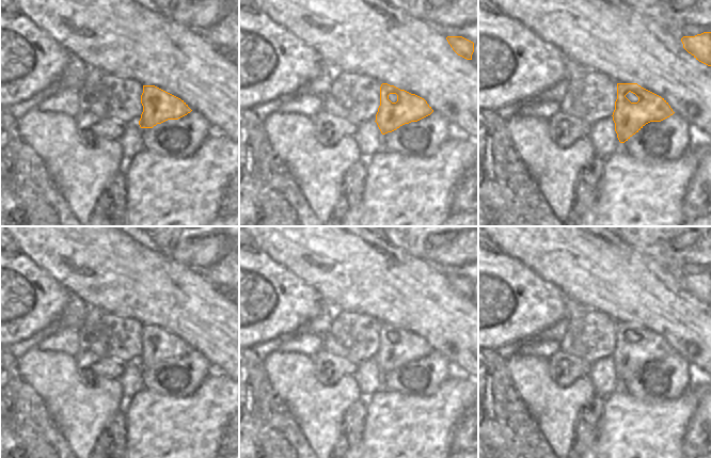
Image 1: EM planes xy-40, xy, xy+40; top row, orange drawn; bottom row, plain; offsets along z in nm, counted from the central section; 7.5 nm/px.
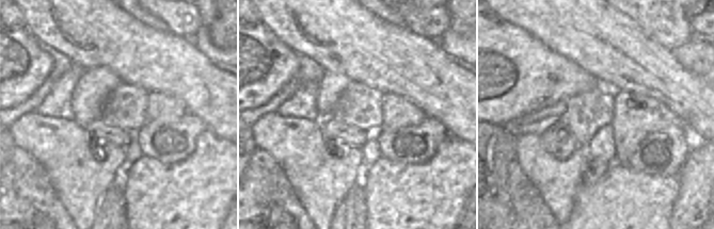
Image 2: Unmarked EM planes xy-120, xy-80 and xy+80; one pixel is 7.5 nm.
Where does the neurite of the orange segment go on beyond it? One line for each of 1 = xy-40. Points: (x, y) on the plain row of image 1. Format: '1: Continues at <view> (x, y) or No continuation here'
1: Continues at xy-40 (114, 336)

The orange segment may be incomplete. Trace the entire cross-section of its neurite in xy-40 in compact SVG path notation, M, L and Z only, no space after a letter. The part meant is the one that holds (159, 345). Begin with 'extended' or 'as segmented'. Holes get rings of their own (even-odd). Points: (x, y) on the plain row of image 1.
extended | M105 313L83 346L99 357L116 359L123 363L139 363L141 367L153 367L168 359L178 359L192 349L180 337L155 326L142 325L133 318Z

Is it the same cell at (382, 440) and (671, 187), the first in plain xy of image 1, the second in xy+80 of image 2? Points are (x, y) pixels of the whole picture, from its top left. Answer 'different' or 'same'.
same

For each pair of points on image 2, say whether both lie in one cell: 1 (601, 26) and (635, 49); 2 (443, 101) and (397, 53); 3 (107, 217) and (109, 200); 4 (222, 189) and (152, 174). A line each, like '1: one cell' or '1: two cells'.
1: one cell
2: one cell
3: one cell
4: one cell

